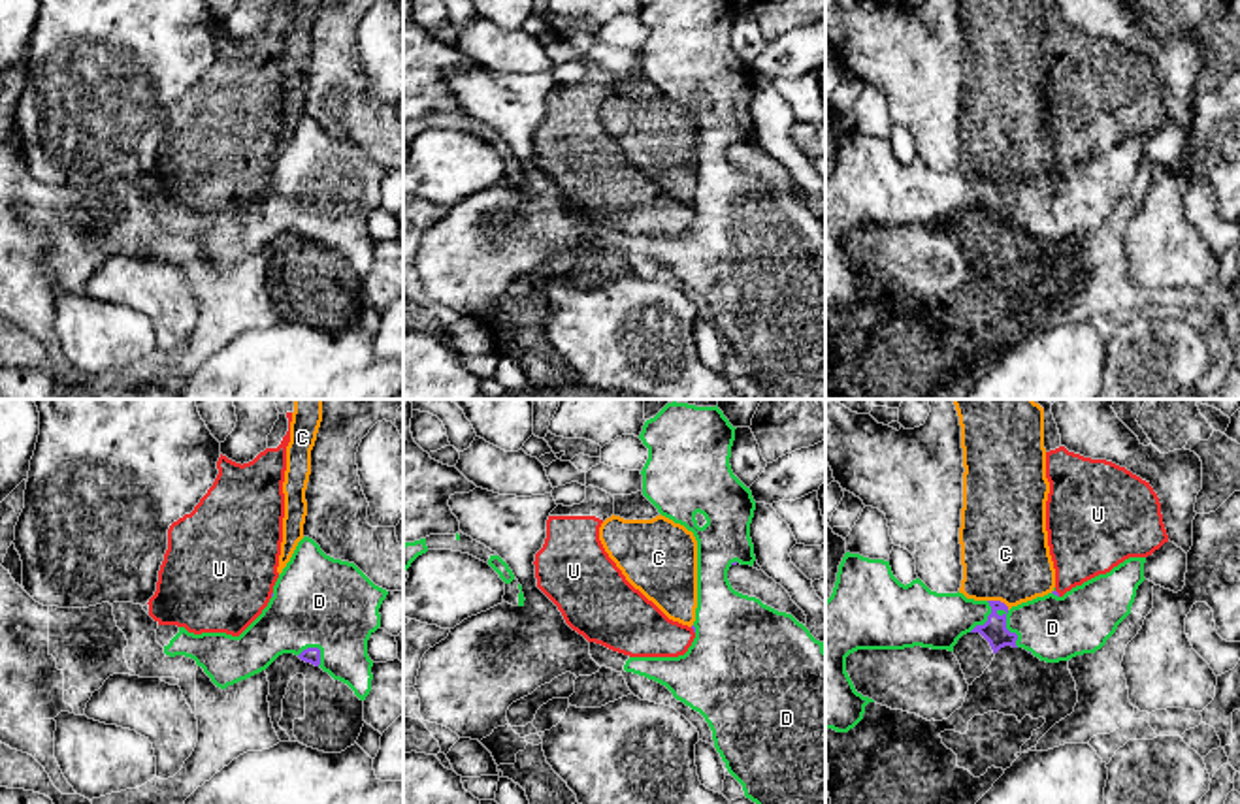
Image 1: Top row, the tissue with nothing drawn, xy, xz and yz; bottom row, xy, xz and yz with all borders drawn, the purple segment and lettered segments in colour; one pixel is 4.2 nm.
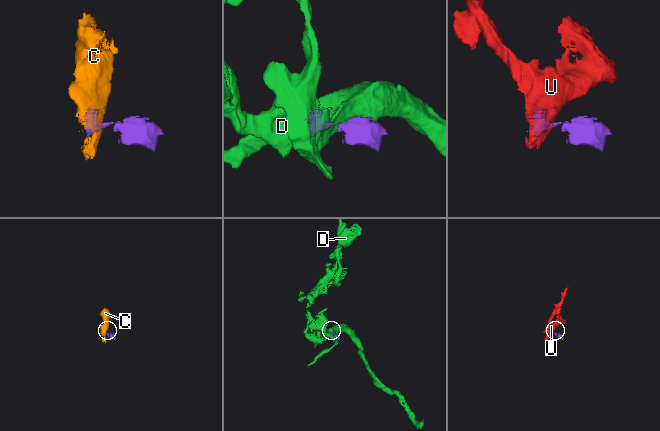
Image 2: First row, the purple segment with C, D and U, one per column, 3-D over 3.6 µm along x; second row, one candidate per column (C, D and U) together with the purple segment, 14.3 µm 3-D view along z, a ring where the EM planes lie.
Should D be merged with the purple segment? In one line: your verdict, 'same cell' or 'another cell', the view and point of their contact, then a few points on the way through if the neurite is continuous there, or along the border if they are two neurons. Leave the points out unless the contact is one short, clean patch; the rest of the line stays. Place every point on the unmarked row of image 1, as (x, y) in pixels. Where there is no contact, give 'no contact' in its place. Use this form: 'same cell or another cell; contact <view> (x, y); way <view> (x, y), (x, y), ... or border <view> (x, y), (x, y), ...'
another cell; contact yz (1005, 206)

